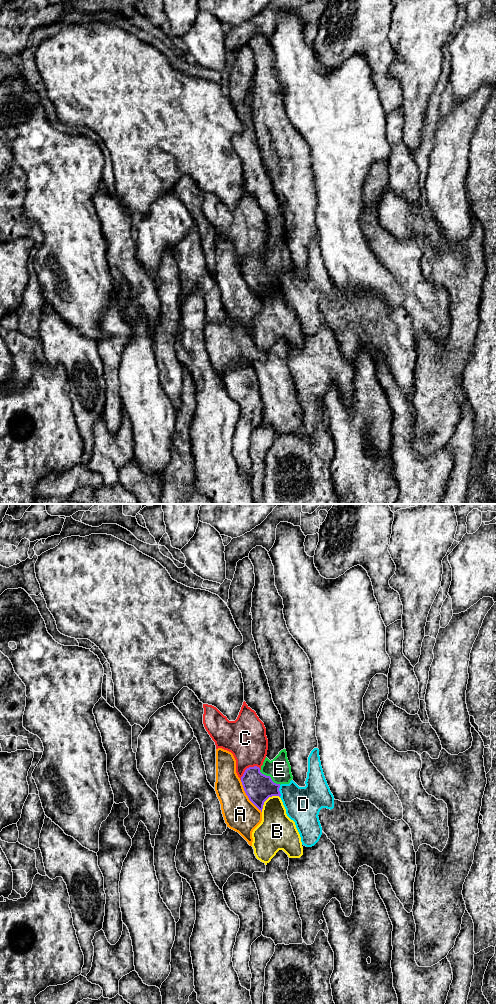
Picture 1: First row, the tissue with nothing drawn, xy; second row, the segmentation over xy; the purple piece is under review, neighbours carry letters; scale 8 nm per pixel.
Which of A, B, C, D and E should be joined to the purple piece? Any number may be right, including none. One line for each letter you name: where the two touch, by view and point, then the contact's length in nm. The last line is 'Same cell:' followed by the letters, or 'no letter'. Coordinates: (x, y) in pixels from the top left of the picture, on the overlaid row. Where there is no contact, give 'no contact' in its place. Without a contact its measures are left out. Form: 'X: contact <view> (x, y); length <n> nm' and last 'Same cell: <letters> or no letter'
E: contact xy (270, 777); length 200 nm
Same cell: E

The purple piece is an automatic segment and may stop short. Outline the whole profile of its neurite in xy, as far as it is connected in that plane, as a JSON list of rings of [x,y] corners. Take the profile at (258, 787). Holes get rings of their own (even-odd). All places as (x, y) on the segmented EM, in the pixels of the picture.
[[[283,749],[271,761],[266,757],[260,768],[247,768],[241,782],[249,800],[262,812],[264,802],[272,796],[280,797],[280,785],[289,784],[292,779],[287,752]]]

